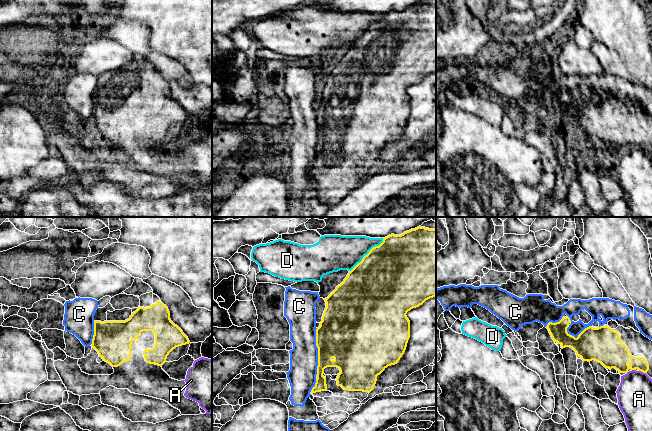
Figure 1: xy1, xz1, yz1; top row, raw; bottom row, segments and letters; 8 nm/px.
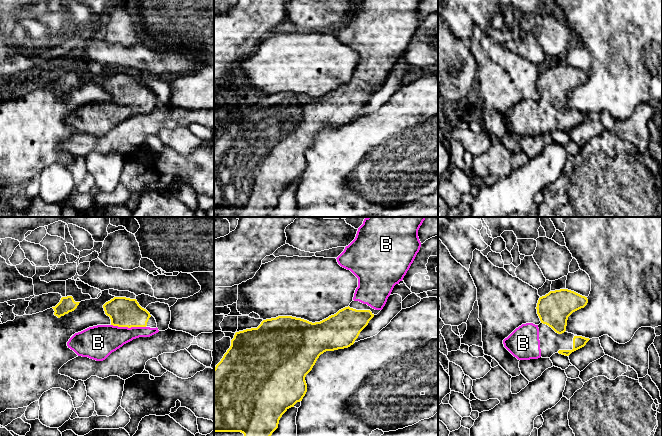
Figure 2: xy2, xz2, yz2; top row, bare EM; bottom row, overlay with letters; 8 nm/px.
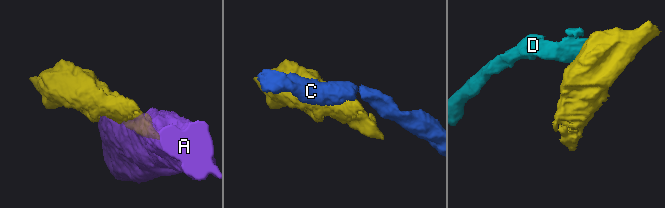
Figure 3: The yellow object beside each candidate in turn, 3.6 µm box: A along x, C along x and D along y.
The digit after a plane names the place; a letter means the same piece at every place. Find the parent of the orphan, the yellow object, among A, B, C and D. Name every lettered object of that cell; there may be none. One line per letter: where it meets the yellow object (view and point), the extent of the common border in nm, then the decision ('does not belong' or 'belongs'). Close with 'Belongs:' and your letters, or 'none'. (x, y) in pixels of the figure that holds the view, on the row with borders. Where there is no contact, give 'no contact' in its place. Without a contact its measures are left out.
A: meets yellow in yz1 at (642, 371); contact 80 nm long; does not belong
B: meets yellow in xy2 at (128, 327); contact 280 nm long; belongs
C: meets yellow in xz1 at (318, 351); contact 380 nm long; does not belong
D: meets yellow in xz1 at (367, 254); contact 380 nm long; does not belong
Belongs: B

